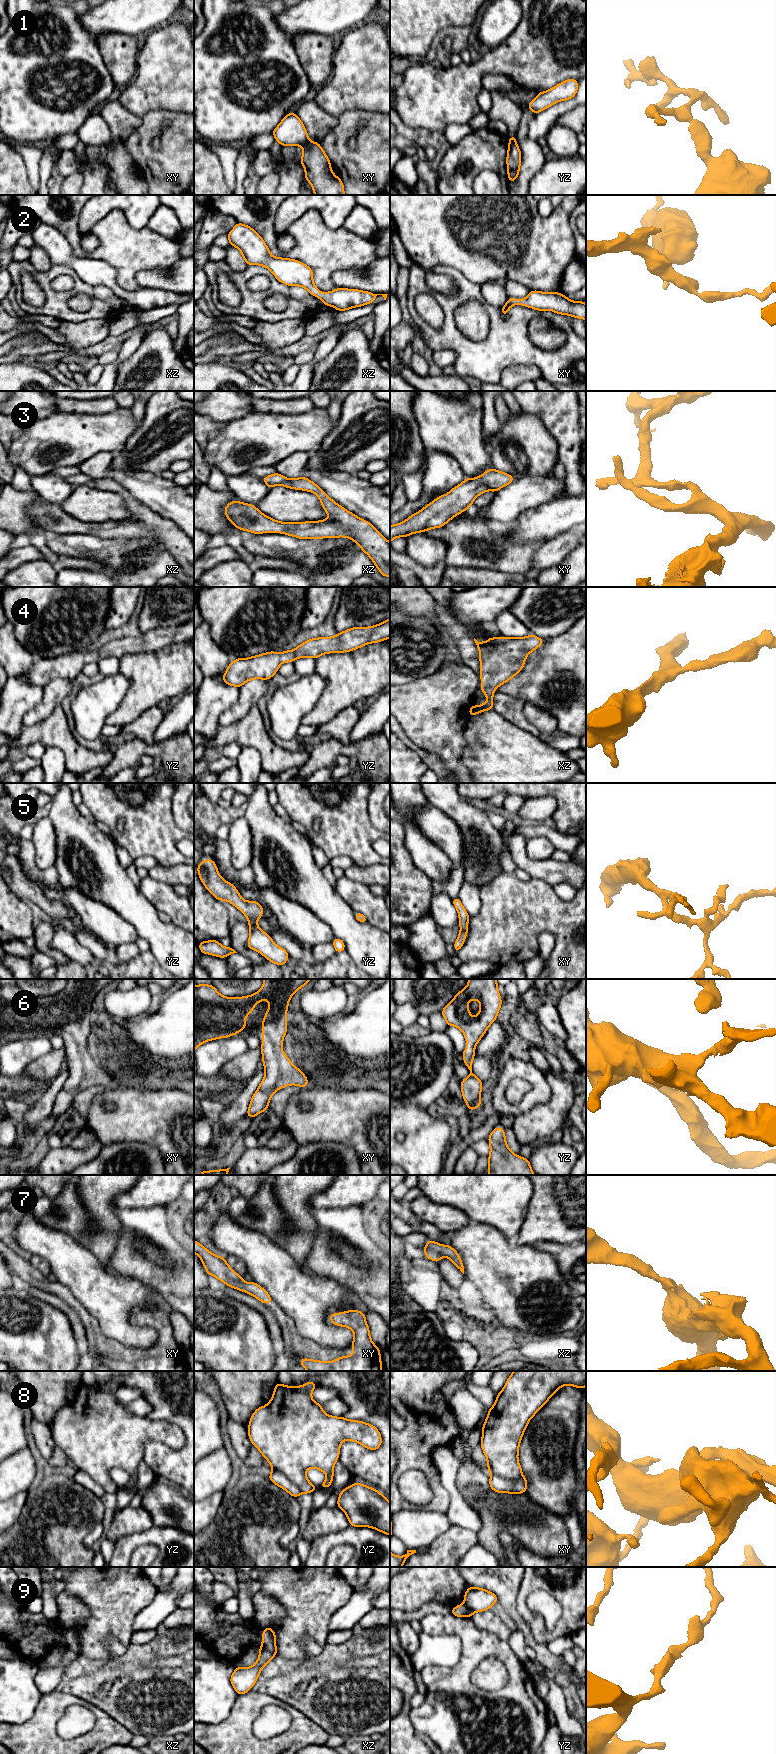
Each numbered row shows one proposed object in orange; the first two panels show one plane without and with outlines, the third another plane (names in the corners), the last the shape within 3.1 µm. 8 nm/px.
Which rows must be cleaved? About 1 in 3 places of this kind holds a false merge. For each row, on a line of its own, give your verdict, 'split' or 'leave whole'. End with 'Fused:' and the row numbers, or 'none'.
1: split
2: leave whole
3: leave whole
4: leave whole
5: leave whole
6: leave whole
7: leave whole
8: leave whole
9: split
Fused: 1, 9

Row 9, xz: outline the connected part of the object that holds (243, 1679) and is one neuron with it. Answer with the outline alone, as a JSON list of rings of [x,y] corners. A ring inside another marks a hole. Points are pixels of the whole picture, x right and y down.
[[[263,1647],[259,1648],[259,1658],[256,1663],[247,1668],[236,1667],[230,1677],[230,1682],[238,1695],[243,1695],[255,1685],[263,1667],[273,1659],[274,1655]]]

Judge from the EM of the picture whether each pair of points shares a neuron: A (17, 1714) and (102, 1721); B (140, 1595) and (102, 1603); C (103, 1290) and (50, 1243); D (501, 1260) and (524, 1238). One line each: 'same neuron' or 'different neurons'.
A: different neurons
B: same neuron
C: same neuron
D: different neurons

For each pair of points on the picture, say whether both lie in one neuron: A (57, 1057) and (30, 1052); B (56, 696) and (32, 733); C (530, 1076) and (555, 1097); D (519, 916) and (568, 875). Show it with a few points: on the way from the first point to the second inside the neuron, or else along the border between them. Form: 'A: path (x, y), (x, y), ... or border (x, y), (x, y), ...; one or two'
A: border (54, 1049), (37, 1056), (24, 1068); two
B: border (56, 706), (43, 720), (23, 727); two
C: border (545, 1074), (548, 1085), (547, 1099), (531, 1107); two
D: border (531, 877), (542, 879), (553, 886); two

